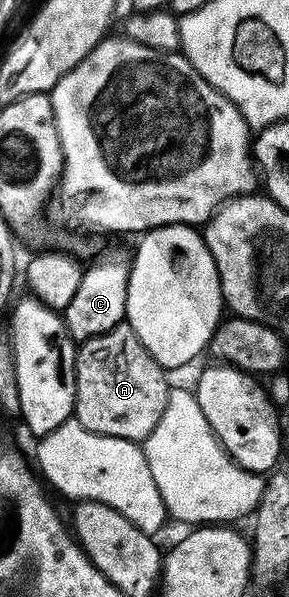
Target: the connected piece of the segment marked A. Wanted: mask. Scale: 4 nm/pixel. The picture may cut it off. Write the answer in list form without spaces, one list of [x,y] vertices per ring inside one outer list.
[[[122,324],[99,336],[88,338],[87,341],[80,343],[77,352],[77,399],[73,405],[75,421],[96,434],[140,443],[148,438],[155,424],[159,424],[163,408],[167,408],[171,383],[165,377],[167,377],[165,367],[153,359],[147,348],[143,348],[139,336],[135,336],[129,325]]]

